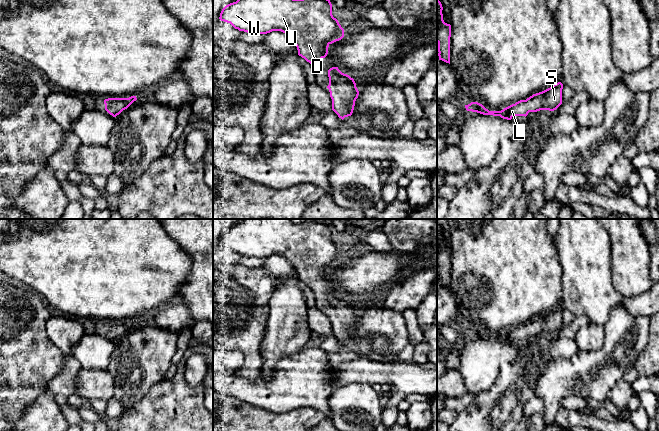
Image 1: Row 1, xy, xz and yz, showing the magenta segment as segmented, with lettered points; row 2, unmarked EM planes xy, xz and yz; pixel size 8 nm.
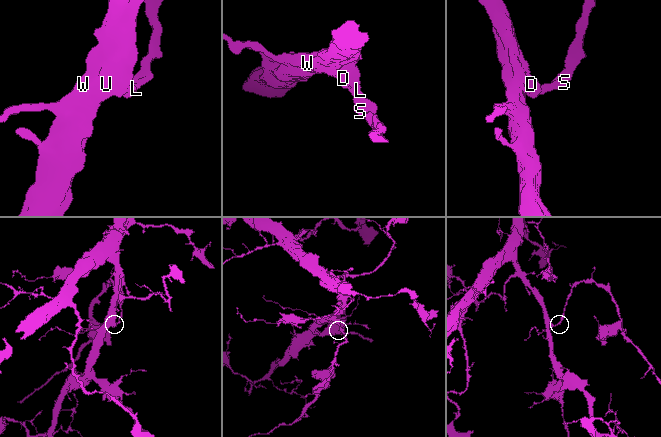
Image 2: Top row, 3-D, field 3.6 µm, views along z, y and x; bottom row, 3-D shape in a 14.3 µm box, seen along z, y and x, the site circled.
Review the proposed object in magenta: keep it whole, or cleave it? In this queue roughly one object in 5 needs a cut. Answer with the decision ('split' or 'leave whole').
leave whole

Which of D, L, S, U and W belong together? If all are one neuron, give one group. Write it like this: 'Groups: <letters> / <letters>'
Groups: D L S U W

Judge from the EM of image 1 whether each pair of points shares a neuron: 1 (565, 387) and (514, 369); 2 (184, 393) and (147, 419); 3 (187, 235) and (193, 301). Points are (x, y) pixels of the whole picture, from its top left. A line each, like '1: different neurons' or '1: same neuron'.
1: different neurons
2: same neuron
3: same neuron

